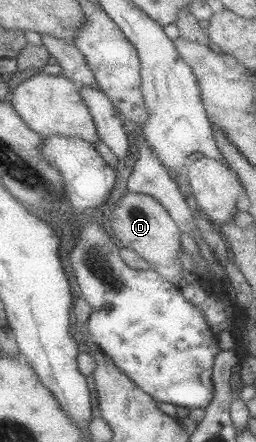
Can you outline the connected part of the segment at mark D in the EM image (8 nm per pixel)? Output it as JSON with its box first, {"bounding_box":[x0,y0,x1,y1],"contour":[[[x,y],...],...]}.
{"bounding_box":[108,190,183,285],"contour":[[[128,190],[117,204],[108,226],[115,242],[121,247],[134,249],[152,265],[151,271],[160,273],[163,279],[182,285],[182,267],[178,262],[178,253],[183,248],[181,231],[166,207],[152,195],[133,193]]]}

